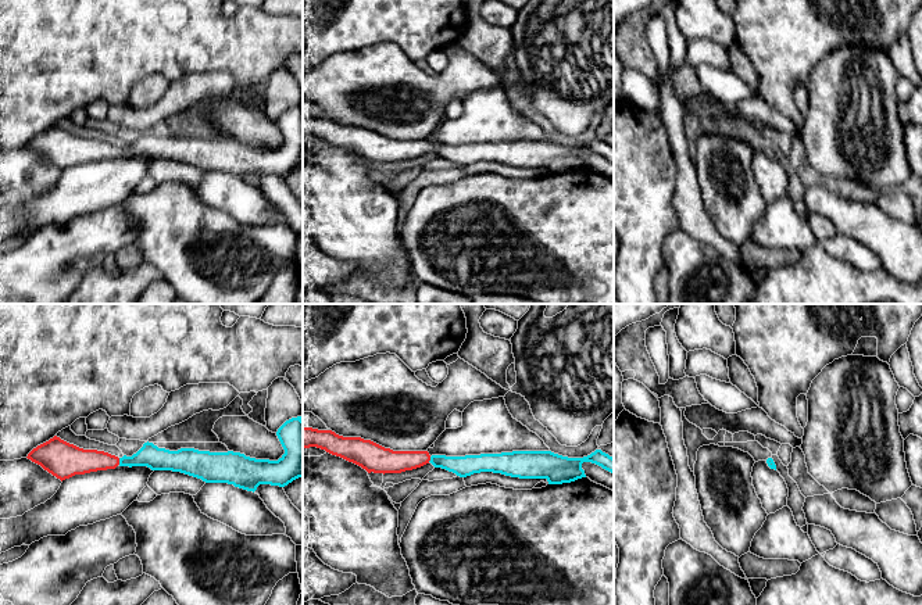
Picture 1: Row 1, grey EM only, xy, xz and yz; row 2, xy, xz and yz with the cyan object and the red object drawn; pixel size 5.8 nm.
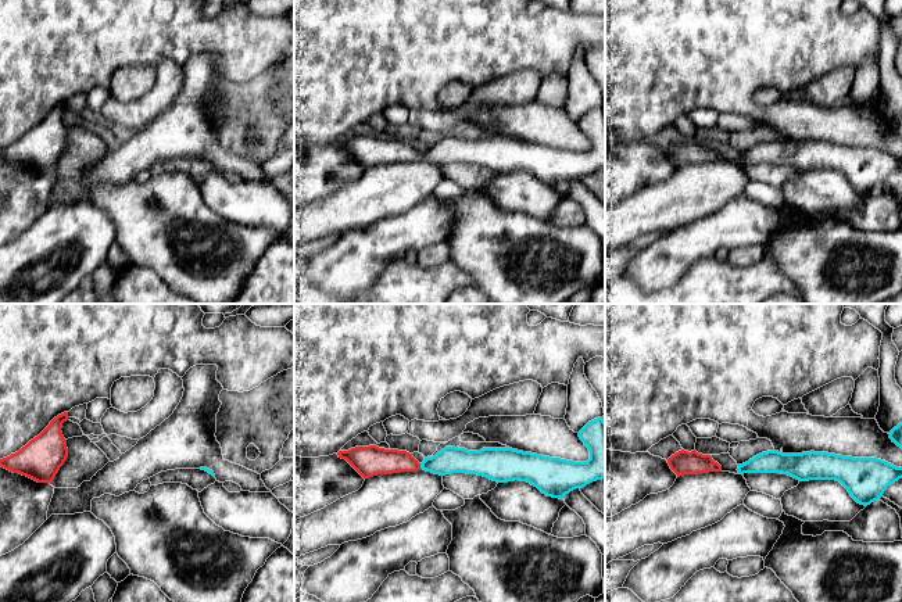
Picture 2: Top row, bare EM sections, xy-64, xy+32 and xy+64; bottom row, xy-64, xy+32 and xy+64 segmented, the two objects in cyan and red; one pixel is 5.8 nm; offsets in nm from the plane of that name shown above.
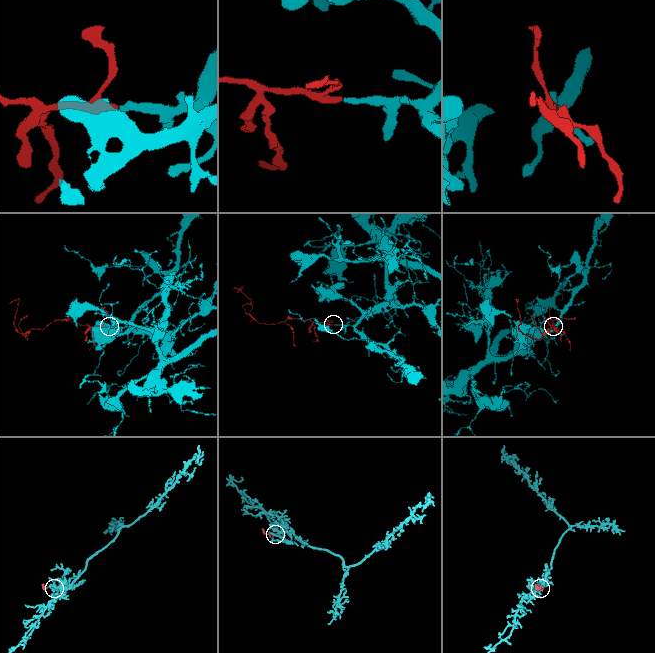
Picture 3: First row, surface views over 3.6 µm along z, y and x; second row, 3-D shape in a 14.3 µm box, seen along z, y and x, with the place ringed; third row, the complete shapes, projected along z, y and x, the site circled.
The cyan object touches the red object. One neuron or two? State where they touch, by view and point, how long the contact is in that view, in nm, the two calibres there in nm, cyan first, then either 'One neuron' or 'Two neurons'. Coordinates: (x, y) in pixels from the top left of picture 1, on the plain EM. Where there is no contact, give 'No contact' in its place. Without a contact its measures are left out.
Touches cyan at xy (120, 150). Shared border 40 nm. Thickness 140 nm (cyan) against 160 nm. One neuron

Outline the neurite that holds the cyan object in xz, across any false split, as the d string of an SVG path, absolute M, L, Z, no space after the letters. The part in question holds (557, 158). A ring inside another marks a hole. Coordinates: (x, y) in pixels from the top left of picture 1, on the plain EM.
M303 117L303 137L317 136L353 151L368 162L401 162L432 153L467 167L493 161L519 168L546 168L548 173L571 172L586 167L583 151L614 162L614 147L596 139L583 147L568 147L551 140L512 140L465 146L429 144L428 140L393 140L361 126L343 126L332 119Z

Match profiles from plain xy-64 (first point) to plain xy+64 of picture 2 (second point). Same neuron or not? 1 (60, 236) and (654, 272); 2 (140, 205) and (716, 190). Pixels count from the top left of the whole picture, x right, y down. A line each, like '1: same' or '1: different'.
1: same
2: different

